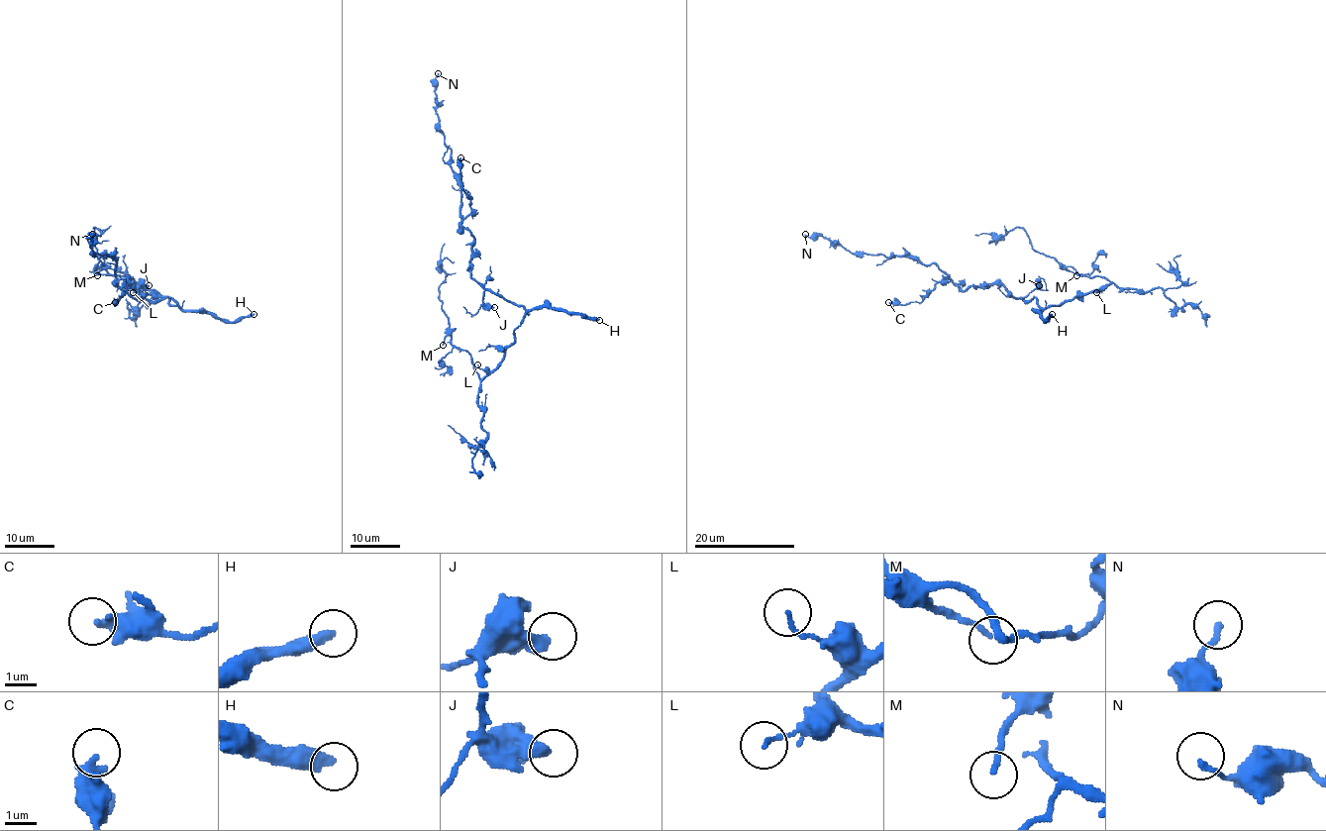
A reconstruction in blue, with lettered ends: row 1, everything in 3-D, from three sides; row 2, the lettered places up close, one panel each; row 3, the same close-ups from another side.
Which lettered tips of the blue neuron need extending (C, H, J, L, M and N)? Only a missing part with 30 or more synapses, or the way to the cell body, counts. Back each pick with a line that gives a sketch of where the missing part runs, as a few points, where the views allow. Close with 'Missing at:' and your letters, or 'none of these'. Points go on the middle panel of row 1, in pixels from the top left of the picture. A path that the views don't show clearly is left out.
Missing at: H

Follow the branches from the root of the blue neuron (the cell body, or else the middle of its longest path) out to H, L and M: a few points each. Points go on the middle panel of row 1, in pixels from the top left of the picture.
H: (514, 304), (526, 310), (554, 307), (581, 312), (599, 320)
L: (514, 304), (525, 310), (525, 317), (514, 330), (514, 341), (505, 358), (491, 370), (477, 364)
M: (514, 304), (525, 317), (505, 358), (481, 378), (472, 358), (449, 335), (443, 345)

